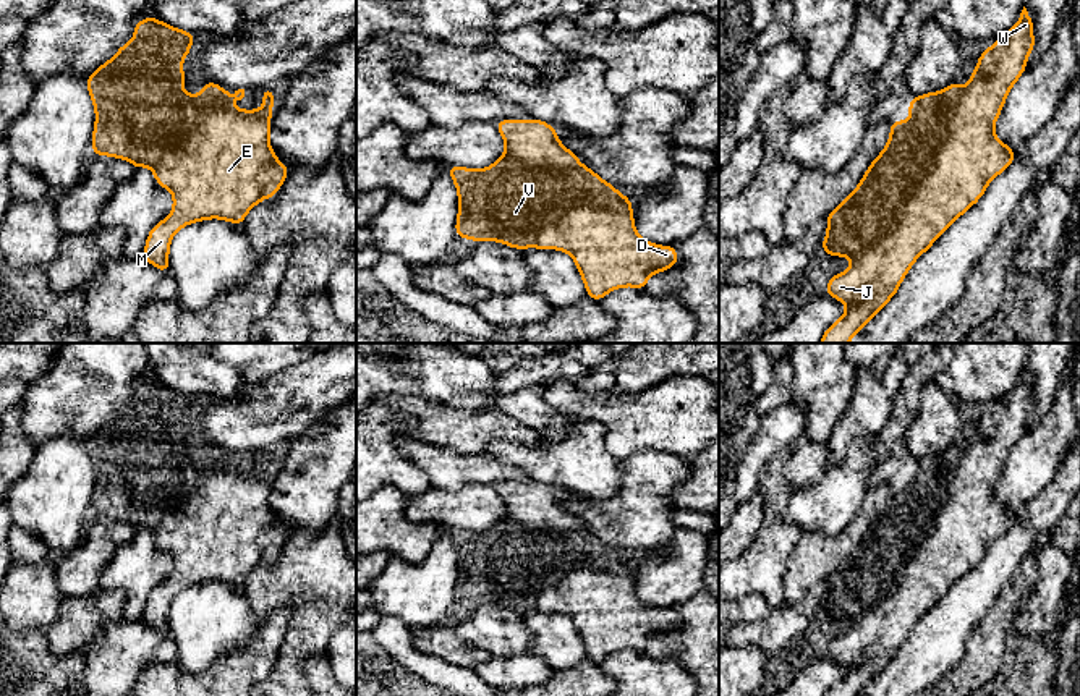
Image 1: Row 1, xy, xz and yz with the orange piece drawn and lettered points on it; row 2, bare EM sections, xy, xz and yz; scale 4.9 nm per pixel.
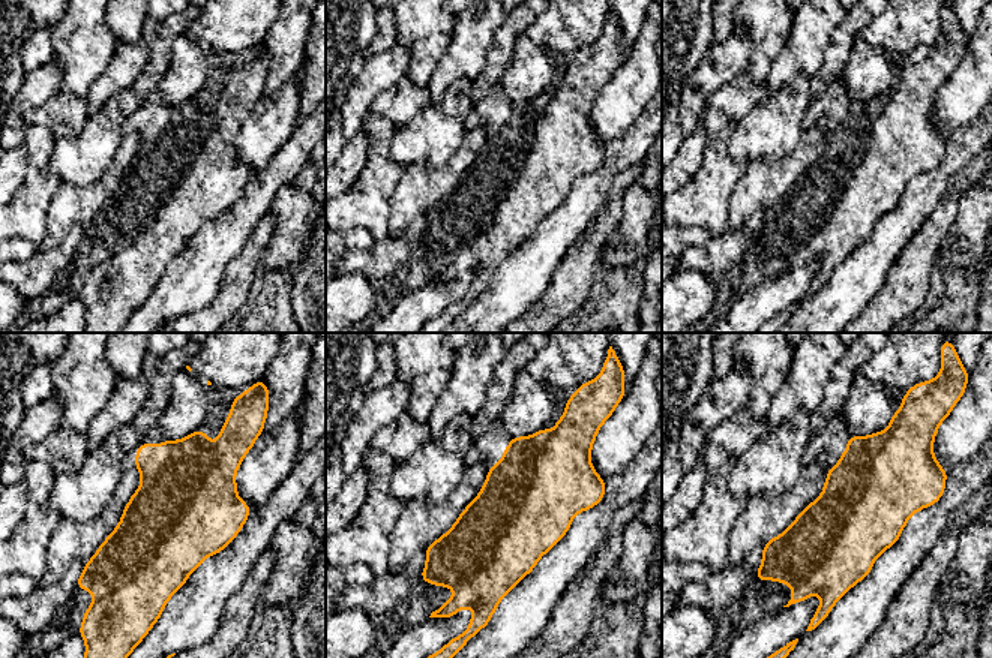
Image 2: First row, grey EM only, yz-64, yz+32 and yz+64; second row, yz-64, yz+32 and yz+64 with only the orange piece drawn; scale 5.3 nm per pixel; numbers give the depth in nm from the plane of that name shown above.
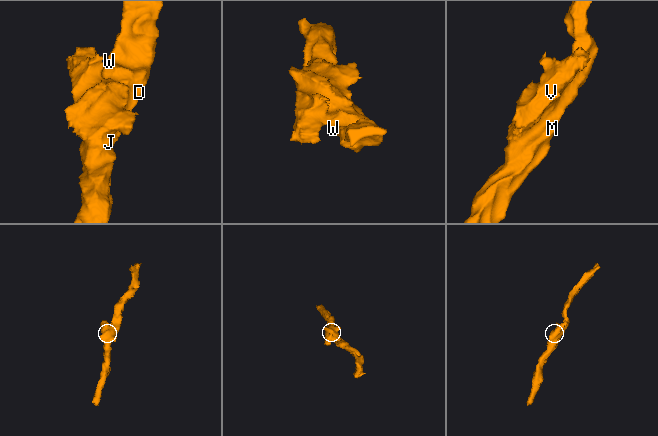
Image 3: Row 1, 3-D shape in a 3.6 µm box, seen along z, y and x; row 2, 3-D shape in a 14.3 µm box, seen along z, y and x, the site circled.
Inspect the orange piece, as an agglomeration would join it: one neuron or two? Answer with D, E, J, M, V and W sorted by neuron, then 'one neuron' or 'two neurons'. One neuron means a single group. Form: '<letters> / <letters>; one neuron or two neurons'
D E J M V W; one neuron

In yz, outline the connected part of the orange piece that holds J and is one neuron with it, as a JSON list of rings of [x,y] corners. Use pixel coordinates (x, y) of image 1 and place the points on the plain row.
[[[1025,369],[1018,385],[997,398],[996,403],[996,408],[983,413],[975,435],[963,452],[952,443],[944,453],[915,458],[908,465],[910,482],[905,486],[895,482],[889,487],[891,499],[882,515],[870,526],[855,554],[826,579],[827,596],[821,607],[823,613],[831,620],[850,620],[853,626],[827,644],[826,657],[844,664],[847,675],[824,696],[858,696],[897,656],[913,625],[931,610],[955,581],[978,565],[988,545],[1015,523],[1017,516],[994,499],[994,486],[1010,450],[1027,432],[1027,421],[1035,411],[1033,382]]]

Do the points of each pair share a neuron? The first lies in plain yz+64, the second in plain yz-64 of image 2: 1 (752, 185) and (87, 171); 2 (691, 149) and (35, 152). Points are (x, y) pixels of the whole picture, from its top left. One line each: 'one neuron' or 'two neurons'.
1: two neurons
2: two neurons

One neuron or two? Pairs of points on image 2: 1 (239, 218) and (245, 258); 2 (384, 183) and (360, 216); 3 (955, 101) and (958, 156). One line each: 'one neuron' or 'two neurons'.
1: two neurons
2: one neuron
3: two neurons

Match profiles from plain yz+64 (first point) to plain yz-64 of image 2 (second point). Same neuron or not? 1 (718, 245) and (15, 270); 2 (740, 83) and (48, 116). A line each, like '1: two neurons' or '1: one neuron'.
1: one neuron
2: one neuron

